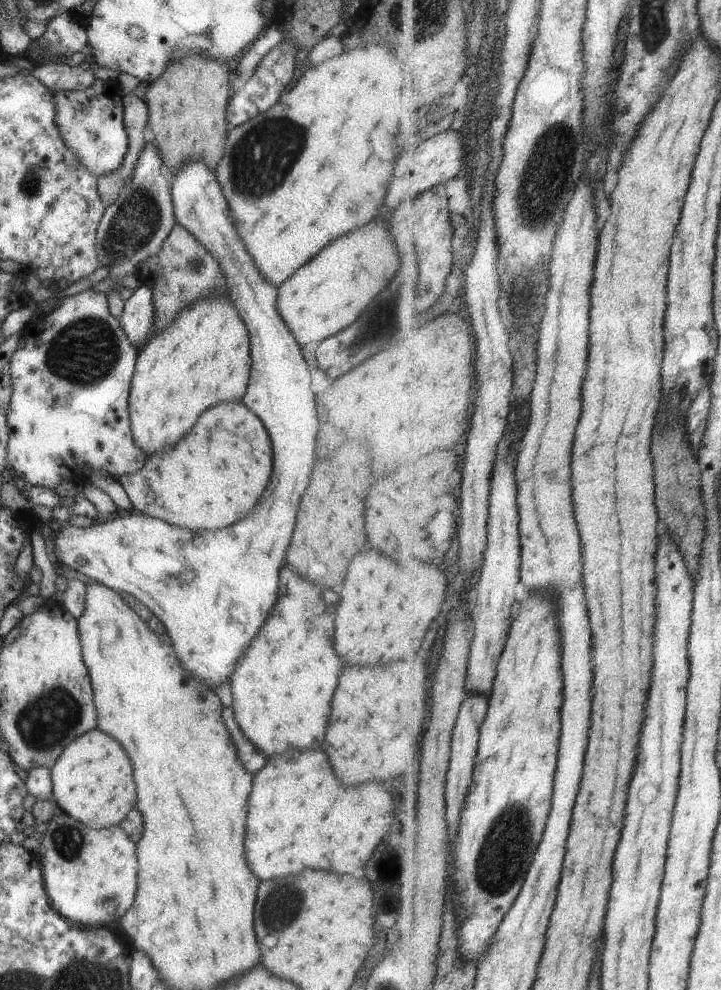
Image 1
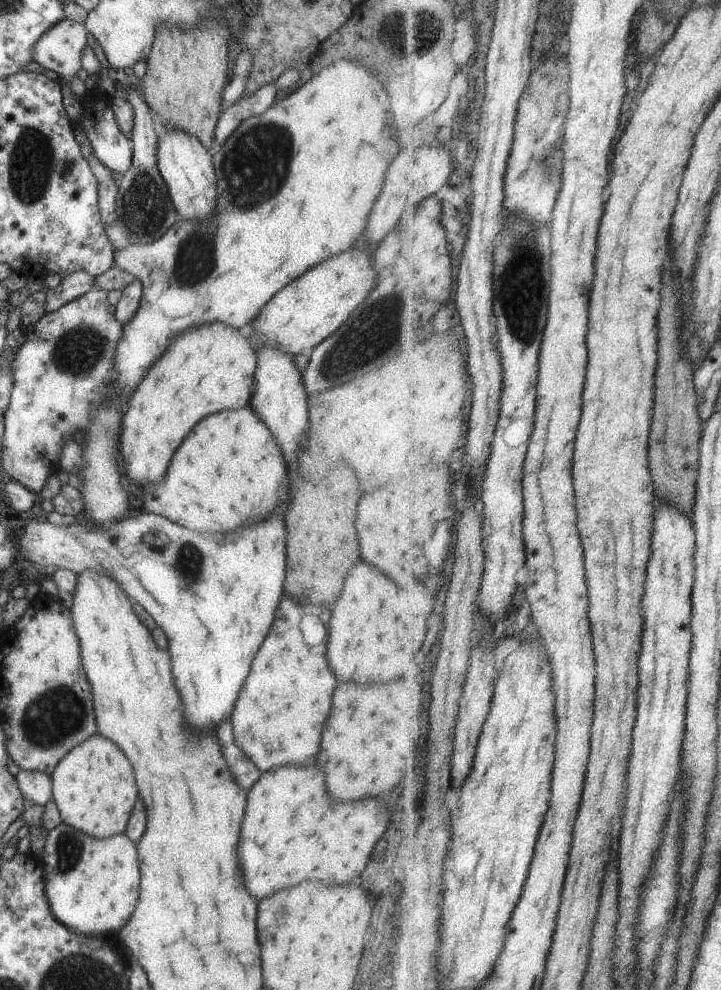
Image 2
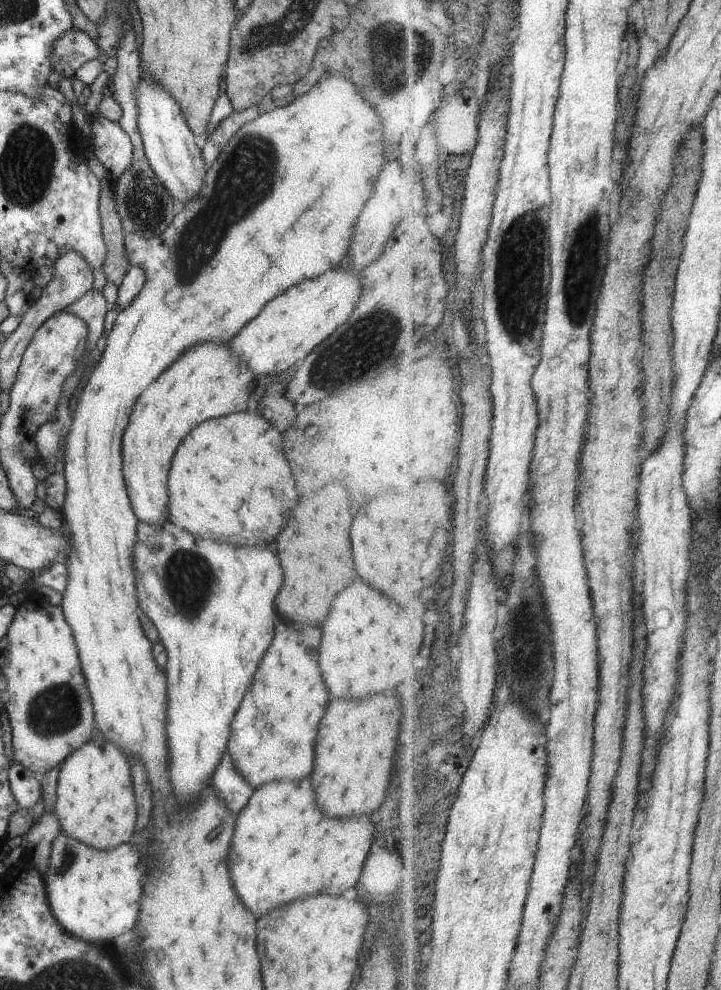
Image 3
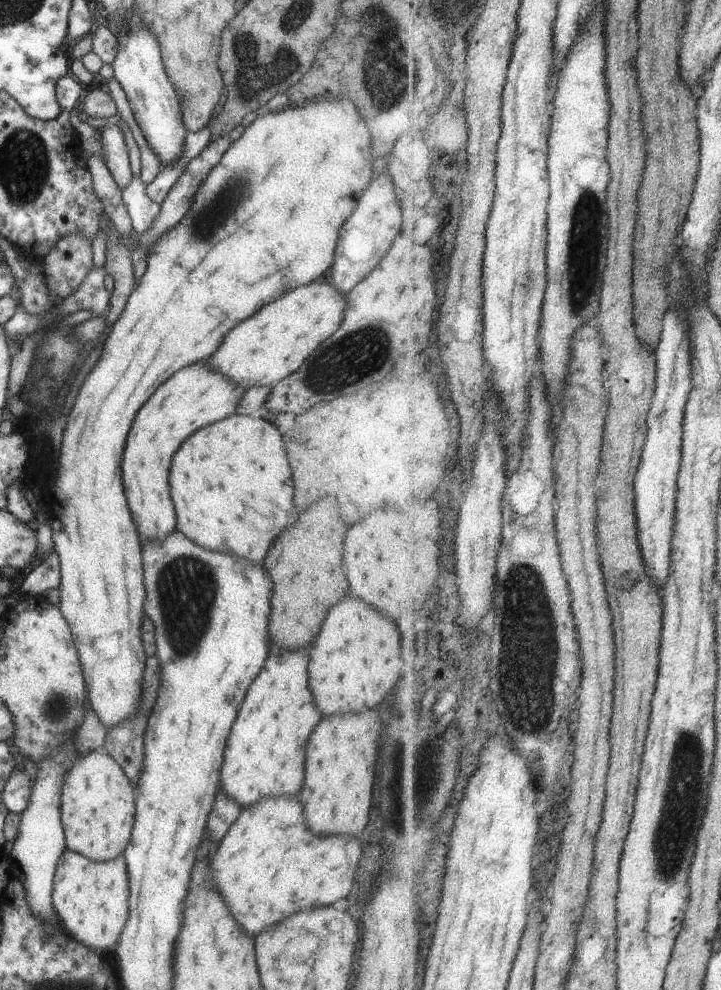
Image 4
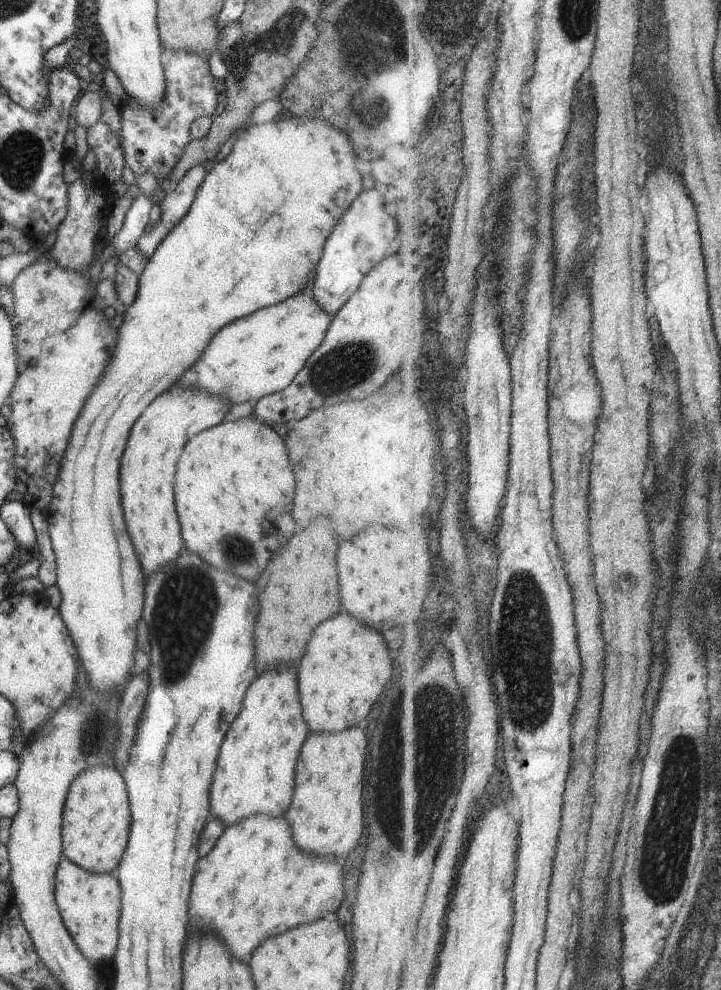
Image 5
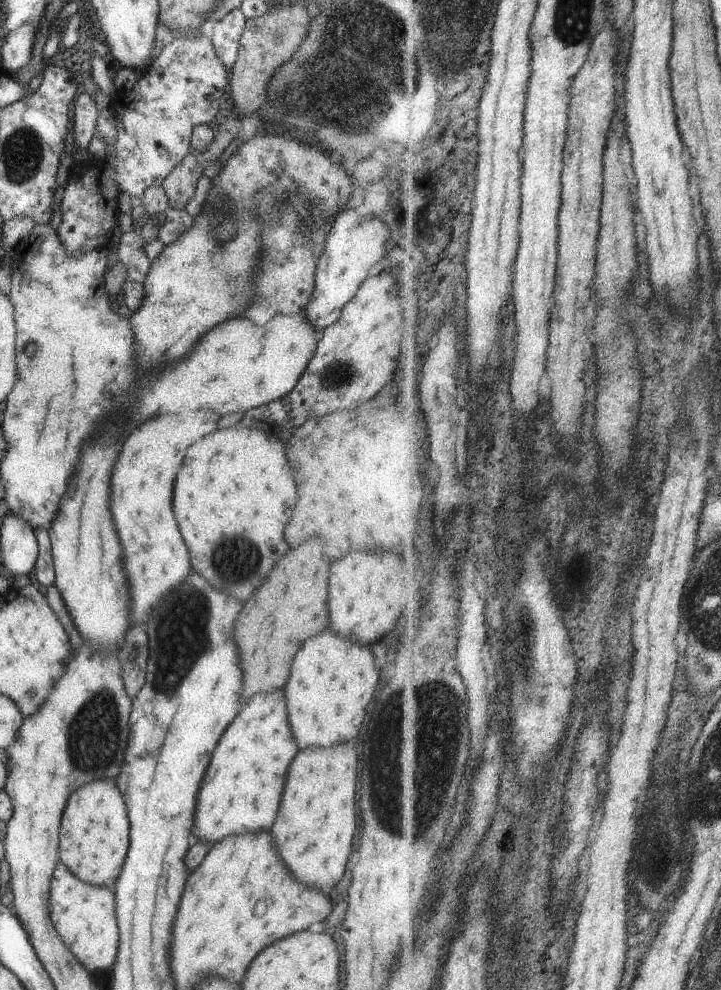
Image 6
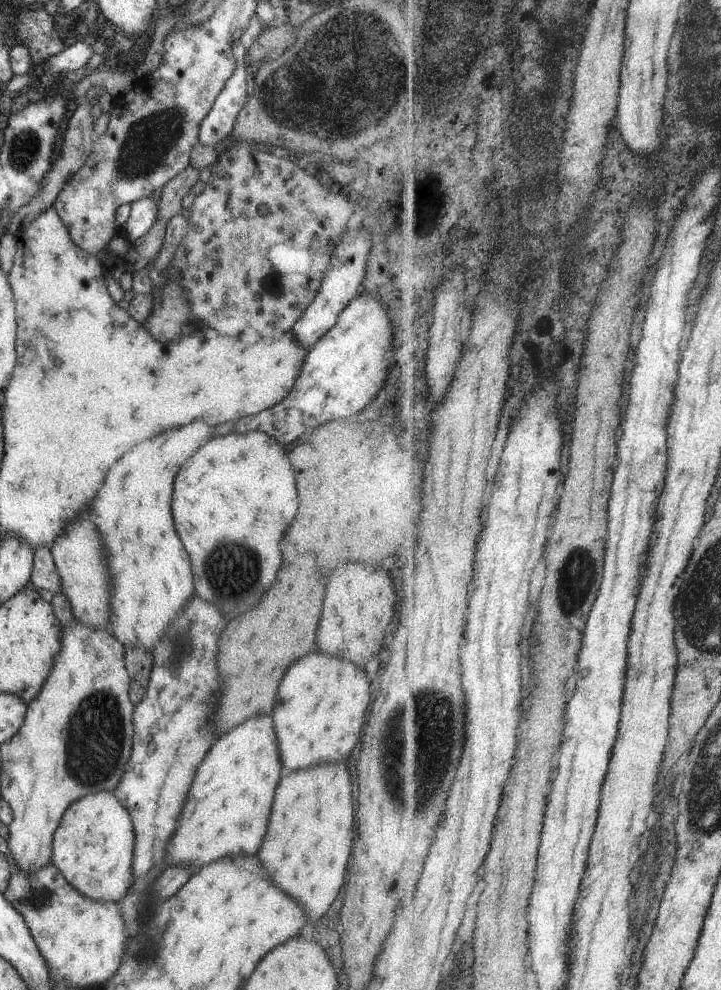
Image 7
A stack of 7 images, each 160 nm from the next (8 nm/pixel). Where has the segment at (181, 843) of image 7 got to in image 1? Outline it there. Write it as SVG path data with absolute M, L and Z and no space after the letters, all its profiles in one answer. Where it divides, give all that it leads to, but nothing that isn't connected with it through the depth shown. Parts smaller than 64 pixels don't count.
M283 564L281 572L279 572L279 590L277 590L277 596L281 596L281 598L269 610L269 614L265 617L261 628L259 628L259 634L255 636L255 640L251 640L251 644L245 649L245 654L238 658L228 678L230 694L232 695L231 708L235 722L239 725L243 736L266 757L282 753L289 749L299 748L301 751L303 748L319 748L319 744L323 740L327 716L329 716L329 710L331 710L329 708L331 696L333 696L333 690L335 690L335 684L337 684L337 676L341 672L341 660L339 660L339 656L335 656L335 650L333 650L333 616L335 616L335 608L331 604L325 604L321 600L321 588L315 583L306 581L301 575L297 575L289 565Z

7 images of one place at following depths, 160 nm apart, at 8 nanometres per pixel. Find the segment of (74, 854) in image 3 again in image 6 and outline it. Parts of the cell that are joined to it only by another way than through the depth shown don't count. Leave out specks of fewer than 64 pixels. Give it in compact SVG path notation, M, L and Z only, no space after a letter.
M61 863L55 866L47 890L47 908L53 930L75 960L91 974L101 968L109 968L117 950L117 924L115 924L115 900L113 890L107 886L89 886L71 875Z

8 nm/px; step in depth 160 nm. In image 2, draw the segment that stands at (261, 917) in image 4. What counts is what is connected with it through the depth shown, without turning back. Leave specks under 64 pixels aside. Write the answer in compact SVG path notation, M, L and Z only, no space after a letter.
M279 766L263 772L246 792L244 810L237 844L237 860L247 892L251 892L255 900L261 900L275 890L293 886L307 878L325 884L351 882L365 868L371 848L383 836L387 824L387 810L375 798L363 798L355 802L331 800L323 786L323 772L315 766L307 766L305 770L301 766Z

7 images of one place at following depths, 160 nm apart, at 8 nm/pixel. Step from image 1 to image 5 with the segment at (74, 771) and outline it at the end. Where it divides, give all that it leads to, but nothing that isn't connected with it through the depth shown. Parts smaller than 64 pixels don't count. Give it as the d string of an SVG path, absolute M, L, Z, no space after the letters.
M93 765L75 775L68 786L60 824L62 856L92 873L115 871L129 830L127 791L115 766Z

